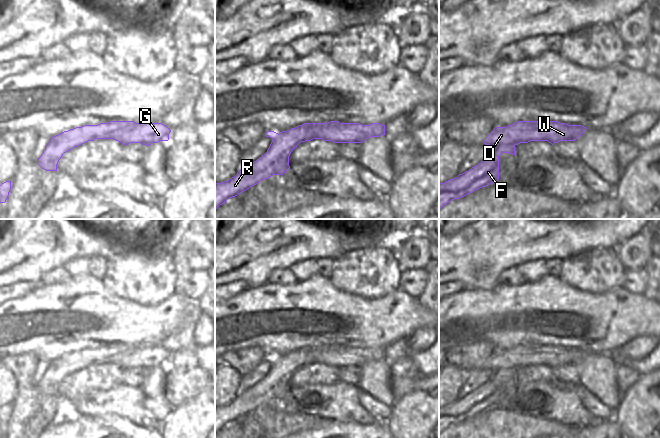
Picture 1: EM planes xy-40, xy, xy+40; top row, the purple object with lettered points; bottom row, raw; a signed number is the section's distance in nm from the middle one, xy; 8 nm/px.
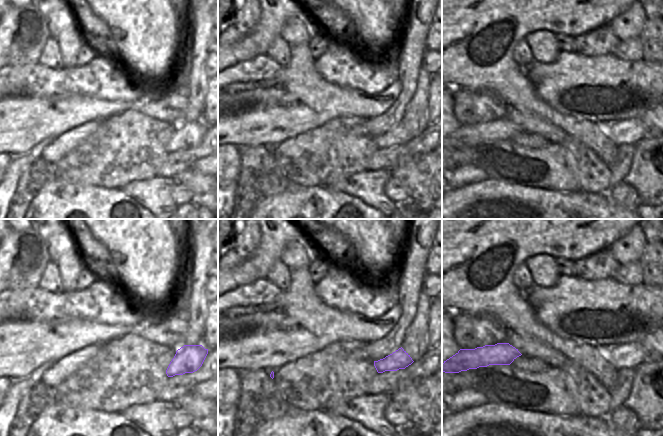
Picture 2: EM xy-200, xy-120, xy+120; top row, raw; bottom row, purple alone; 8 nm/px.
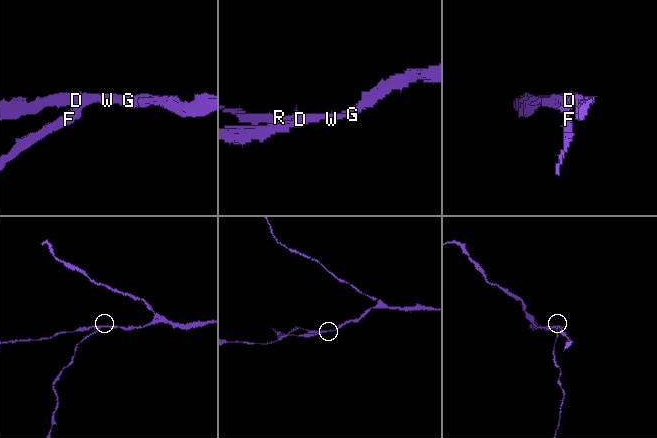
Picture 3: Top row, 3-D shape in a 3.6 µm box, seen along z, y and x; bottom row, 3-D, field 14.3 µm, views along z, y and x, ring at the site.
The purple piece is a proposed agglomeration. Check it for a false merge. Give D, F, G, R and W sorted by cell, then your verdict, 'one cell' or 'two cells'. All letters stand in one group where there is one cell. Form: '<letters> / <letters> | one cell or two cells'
D G W / F R | two cells

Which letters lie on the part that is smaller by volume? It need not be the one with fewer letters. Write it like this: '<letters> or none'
F, R

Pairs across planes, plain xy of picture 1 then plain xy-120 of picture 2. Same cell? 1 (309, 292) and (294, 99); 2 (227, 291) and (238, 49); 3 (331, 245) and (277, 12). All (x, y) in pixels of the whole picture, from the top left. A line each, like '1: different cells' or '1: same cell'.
1: same cell
2: different cells
3: same cell

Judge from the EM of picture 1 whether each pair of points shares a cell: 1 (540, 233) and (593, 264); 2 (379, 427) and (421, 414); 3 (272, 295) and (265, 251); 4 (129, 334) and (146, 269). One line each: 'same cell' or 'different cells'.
1: different cells
2: different cells
3: different cells
4: different cells

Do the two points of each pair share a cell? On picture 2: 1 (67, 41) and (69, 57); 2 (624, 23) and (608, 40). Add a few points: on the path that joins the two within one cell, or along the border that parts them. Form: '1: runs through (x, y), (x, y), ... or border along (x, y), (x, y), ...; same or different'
1: runs through (69, 45), (69, 53); same
2: border along (608, 24), (611, 31), (620, 40); different

